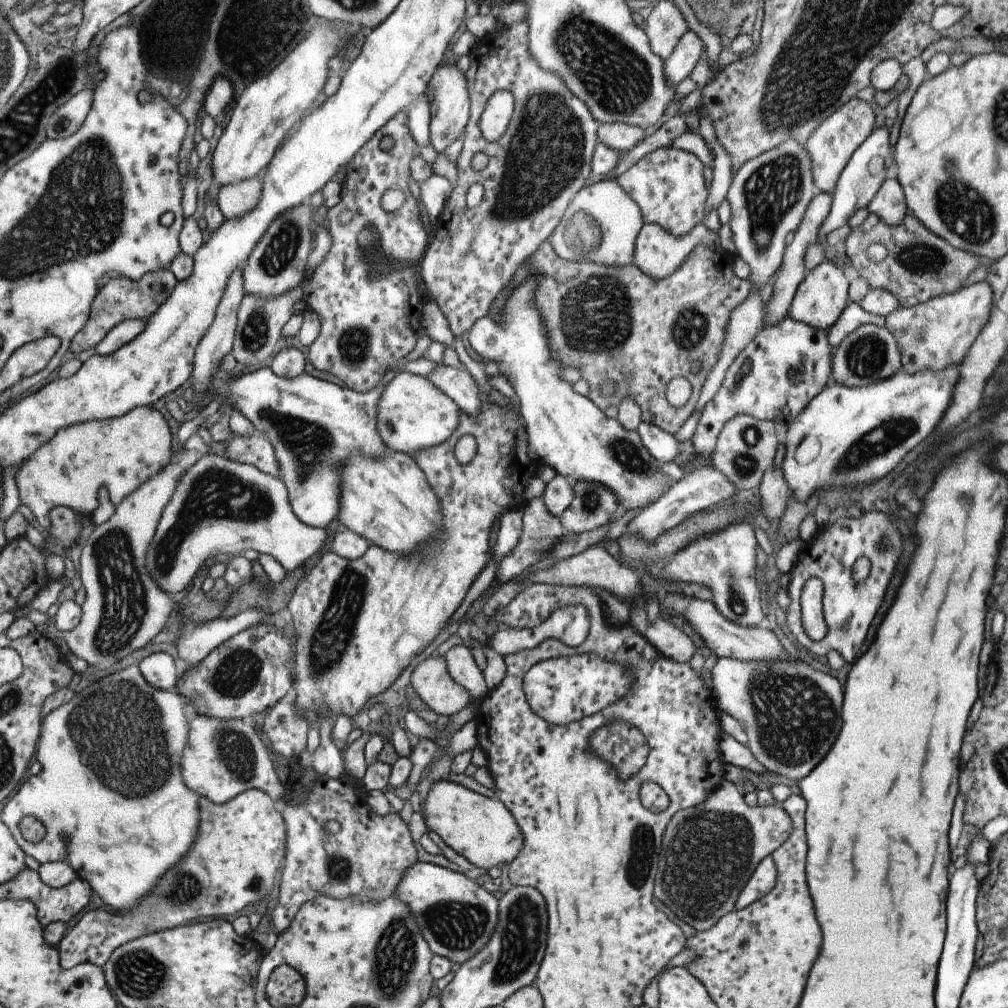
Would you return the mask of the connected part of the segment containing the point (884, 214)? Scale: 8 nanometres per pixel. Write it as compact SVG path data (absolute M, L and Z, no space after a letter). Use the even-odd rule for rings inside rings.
M885 179L866 209L886 225L898 225L909 214L904 192L896 179Z

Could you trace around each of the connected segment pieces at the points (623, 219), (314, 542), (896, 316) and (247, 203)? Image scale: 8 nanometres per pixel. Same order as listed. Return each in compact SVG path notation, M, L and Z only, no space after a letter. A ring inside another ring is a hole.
M604 179L583 186L575 193L547 241L553 252L564 260L577 259L608 267L622 267L633 264L634 242L642 224L635 201L618 185L616 179Z
M210 453L186 470L161 511L144 552L144 570L162 591L175 594L191 582L203 561L217 552L230 557L245 550L270 554L287 574L310 564L323 542L323 527L306 525L293 514L279 476Z
M983 280L912 307L891 311L884 327L894 336L904 373L937 372L959 365L987 320L992 305L990 286Z
M258 175L219 187L217 207L223 220L240 219L244 214L254 210L261 195L262 180Z

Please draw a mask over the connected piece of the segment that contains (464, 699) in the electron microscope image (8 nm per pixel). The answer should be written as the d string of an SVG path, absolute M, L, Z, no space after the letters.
M443 656L421 660L413 668L409 683L435 714L451 716L465 707L476 708L471 695L449 676Z

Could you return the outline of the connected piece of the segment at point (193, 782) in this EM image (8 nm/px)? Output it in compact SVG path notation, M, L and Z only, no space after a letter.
M195 713L188 722L187 740L179 759L183 784L217 804L249 789L265 792L272 801L279 800L284 786L277 779L265 748L247 720L223 720Z

